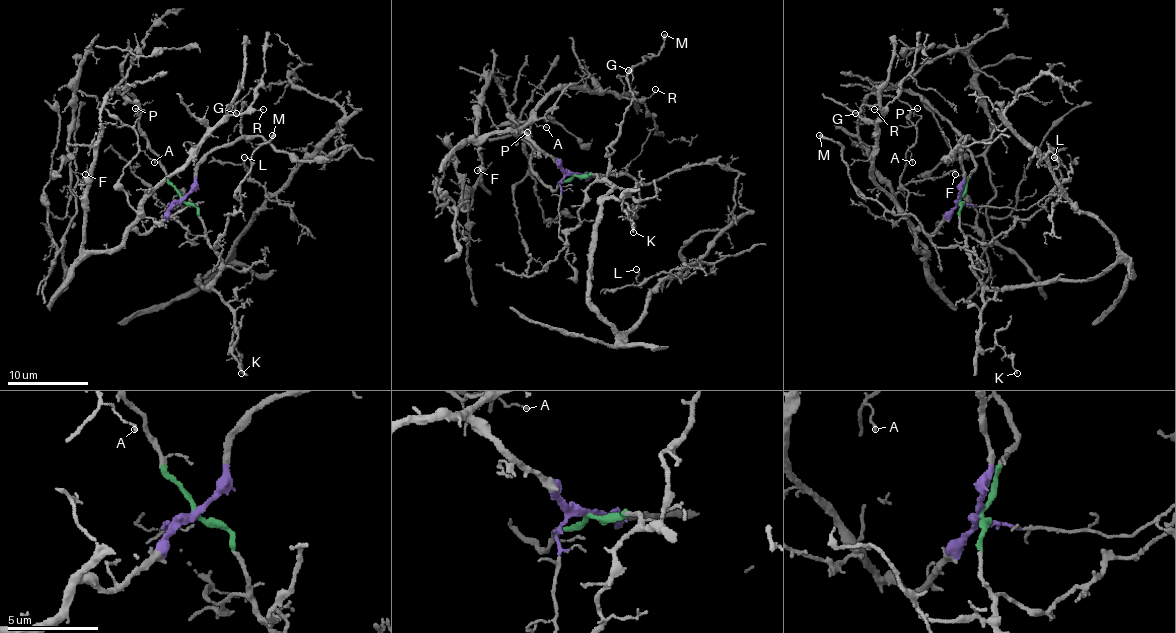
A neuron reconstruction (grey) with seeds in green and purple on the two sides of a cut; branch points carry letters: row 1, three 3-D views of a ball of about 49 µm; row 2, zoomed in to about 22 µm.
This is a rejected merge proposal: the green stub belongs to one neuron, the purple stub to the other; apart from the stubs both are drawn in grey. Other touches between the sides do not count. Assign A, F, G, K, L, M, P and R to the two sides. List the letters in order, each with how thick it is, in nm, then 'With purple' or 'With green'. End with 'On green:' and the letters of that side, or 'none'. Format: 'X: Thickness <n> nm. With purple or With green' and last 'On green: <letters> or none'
A: Thickness 120 nm. With purple
F: Thickness 170 nm. With purple
G: Thickness 140 nm. With purple
K: Thickness 140 nm. With green
L: Thickness 120 nm. With green
M: Thickness 300 nm. With green
P: Thickness 100 nm. With purple
R: Thickness 100 nm. With purple
On green: K, L, M

